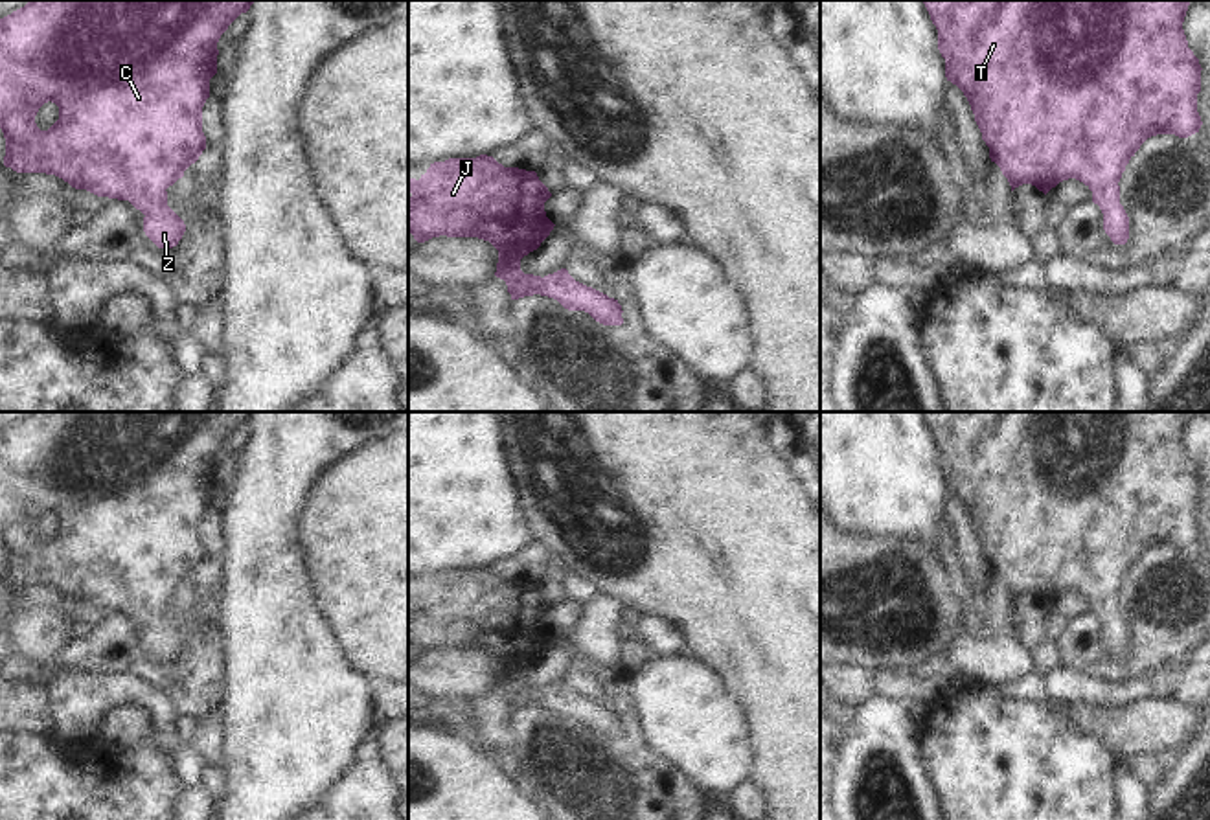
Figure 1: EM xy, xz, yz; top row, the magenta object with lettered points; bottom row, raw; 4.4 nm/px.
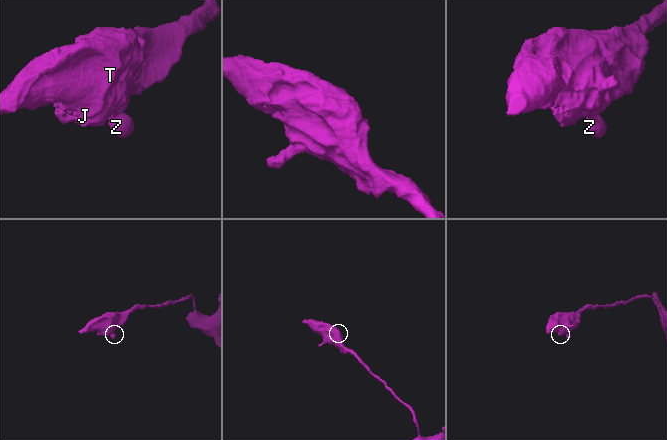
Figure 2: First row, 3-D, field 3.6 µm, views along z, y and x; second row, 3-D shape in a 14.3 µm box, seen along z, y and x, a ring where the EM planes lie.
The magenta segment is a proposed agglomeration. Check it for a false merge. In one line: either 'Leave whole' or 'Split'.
Leave whole.

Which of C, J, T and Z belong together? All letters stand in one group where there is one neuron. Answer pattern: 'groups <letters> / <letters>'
groups C J T Z

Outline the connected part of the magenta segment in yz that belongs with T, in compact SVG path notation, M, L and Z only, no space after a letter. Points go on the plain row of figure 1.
M923 412L938 441L945 489L967 509L989 570L1011 603L1032 596L1044 607L1076 590L1092 603L1103 642L1114 656L1129 651L1129 629L1120 616L1120 590L1140 557L1157 546L1188 550L1199 544L1201 476L1182 441L1188 412Z

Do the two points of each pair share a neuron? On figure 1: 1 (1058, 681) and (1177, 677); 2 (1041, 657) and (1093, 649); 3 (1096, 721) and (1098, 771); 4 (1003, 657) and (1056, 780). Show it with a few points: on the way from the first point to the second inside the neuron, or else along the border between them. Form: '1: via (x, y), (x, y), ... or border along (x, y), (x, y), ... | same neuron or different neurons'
1: via (1087, 690), (1148, 688) | same neuron
2: border along (1056, 644), (1061, 666) | different neurons
3: border along (1061, 714), (1073, 727), (1095, 736), (1118, 762) | different neurons
4: border along (973, 681), (993, 686) | different neurons

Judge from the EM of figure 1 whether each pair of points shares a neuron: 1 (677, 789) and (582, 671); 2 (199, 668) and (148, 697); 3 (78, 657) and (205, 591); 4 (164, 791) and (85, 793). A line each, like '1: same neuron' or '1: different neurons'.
1: same neuron
2: different neurons
3: same neuron
4: same neuron

